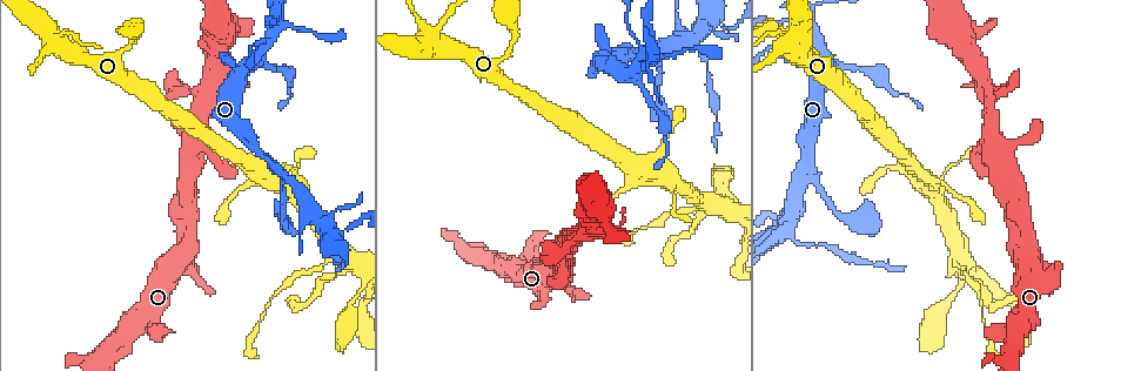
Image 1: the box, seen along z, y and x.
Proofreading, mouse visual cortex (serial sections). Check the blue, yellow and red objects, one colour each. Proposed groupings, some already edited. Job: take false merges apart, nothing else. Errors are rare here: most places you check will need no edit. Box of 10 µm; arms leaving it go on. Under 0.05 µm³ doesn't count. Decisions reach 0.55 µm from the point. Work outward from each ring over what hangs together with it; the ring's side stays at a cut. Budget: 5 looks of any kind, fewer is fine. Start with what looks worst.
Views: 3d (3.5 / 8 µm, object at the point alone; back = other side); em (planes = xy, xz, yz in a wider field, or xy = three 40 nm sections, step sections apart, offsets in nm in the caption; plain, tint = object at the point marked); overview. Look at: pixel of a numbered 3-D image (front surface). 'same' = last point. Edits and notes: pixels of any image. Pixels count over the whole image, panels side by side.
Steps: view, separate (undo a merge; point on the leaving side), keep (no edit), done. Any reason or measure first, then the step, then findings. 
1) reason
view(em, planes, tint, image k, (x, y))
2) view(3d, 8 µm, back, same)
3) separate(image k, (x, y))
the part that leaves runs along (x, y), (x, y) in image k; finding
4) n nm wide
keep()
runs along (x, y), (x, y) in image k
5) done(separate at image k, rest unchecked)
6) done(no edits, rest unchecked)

three-way junction
view(3d, 3.5 µm, image 1, (955, 256))

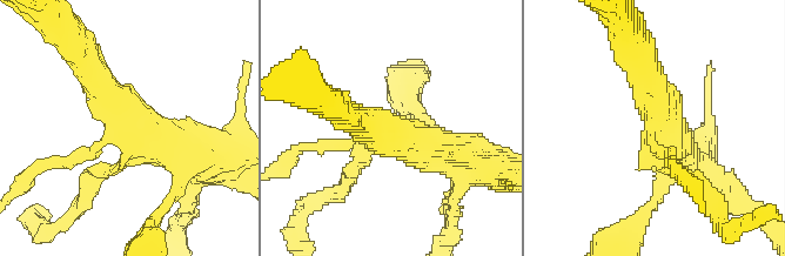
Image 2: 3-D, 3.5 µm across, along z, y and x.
arms of 150, 400, 500 nm
keep()
runs along (75, 48), (115, 109), (176, 153) in image 2; one cell here

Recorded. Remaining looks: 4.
sudden change in width
view(3d, 8 µm, image 1, (288, 24))

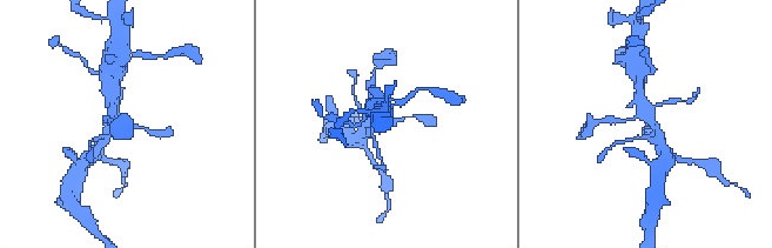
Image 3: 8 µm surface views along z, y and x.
view(em, xy, step 2, tint, same)

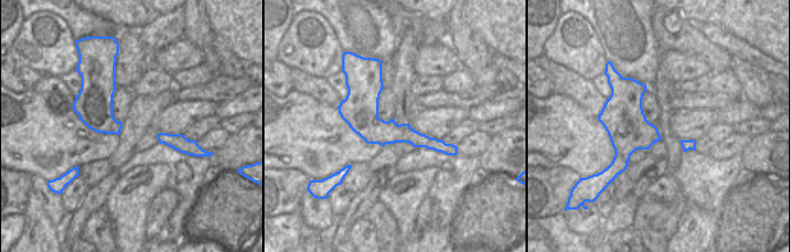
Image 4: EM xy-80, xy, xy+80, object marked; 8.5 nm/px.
keep()
runs along (102, 143), (116, 125), (155, 132) in image 3; all the same cell

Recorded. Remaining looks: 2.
done(no edits, rest unchecked)

